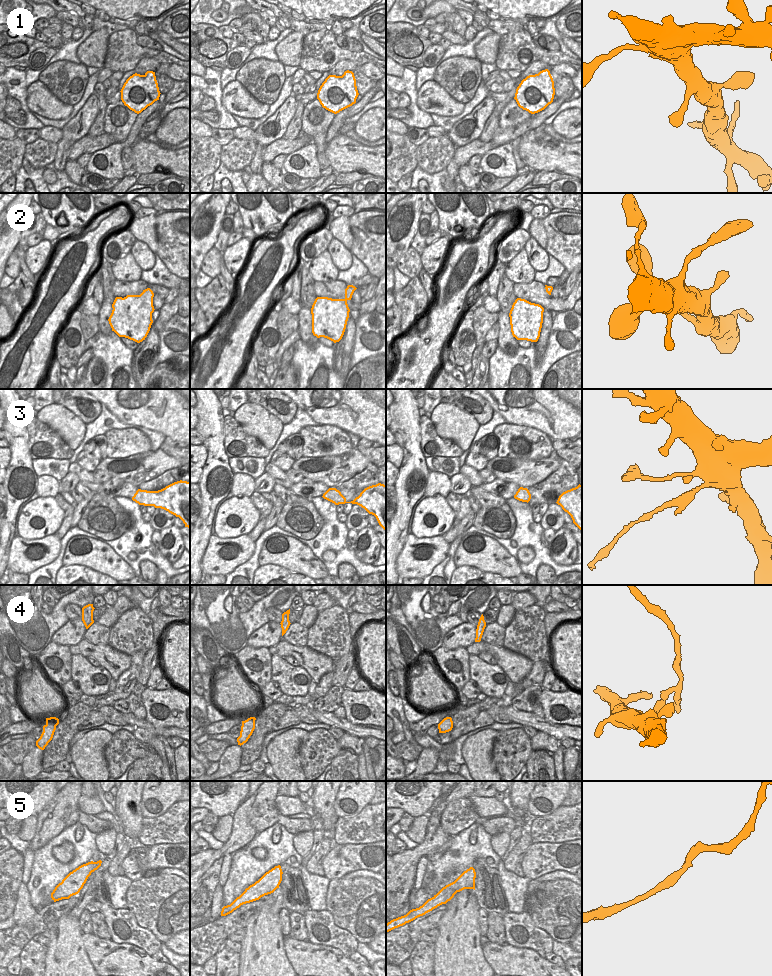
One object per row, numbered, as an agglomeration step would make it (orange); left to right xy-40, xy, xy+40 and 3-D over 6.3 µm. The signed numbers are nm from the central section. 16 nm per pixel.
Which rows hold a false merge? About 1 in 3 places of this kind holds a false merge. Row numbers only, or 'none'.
3, 4

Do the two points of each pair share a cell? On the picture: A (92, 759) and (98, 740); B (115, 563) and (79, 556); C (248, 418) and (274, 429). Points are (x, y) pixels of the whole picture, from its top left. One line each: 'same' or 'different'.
A: same
B: same
C: same

